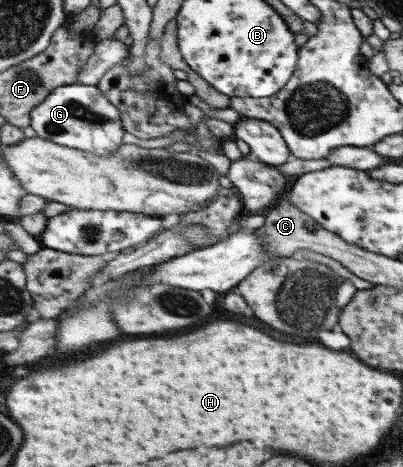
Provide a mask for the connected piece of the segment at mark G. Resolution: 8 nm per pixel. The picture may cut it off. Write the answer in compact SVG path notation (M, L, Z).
M63 84L29 111L29 125L42 139L58 145L108 157L121 143L124 133L117 108L96 86Z

